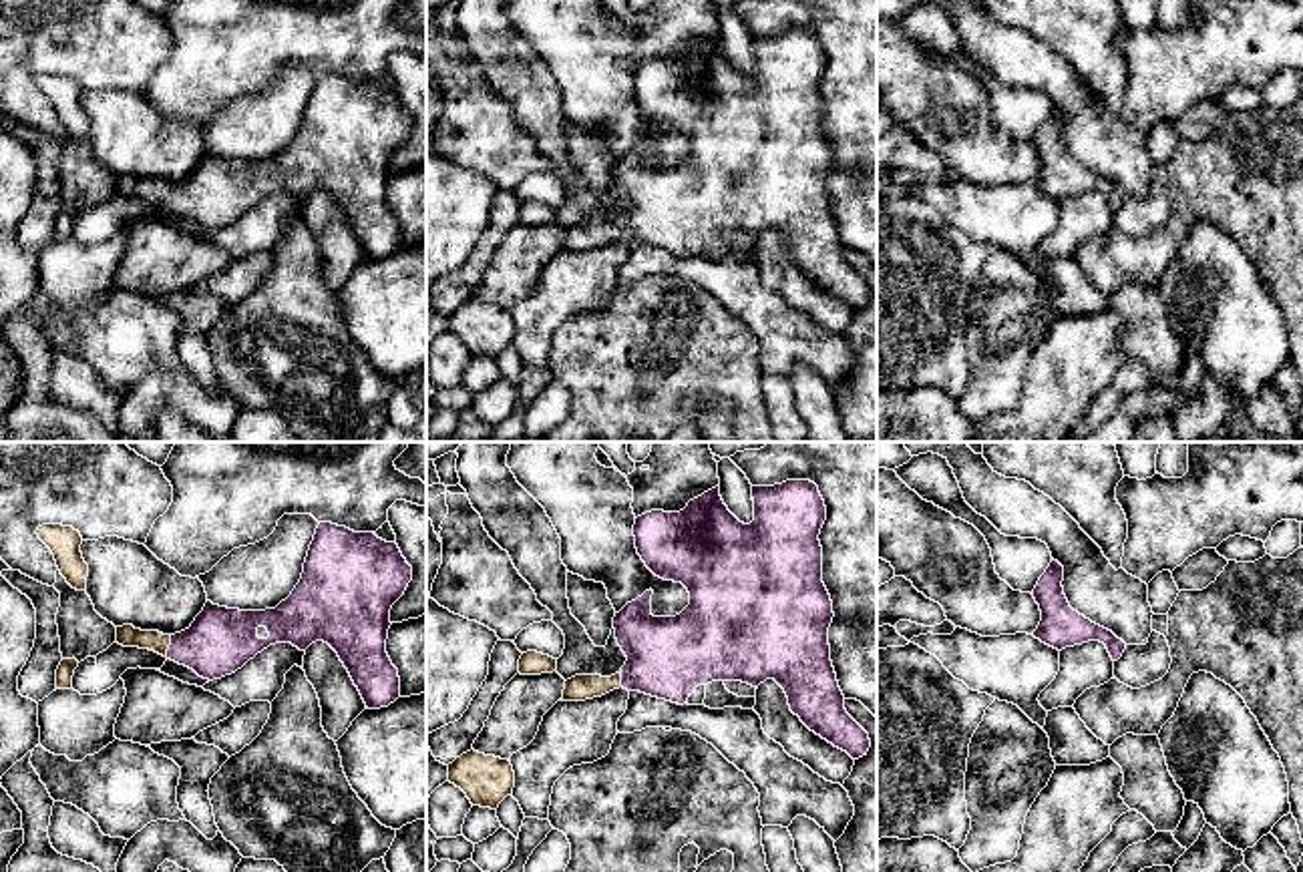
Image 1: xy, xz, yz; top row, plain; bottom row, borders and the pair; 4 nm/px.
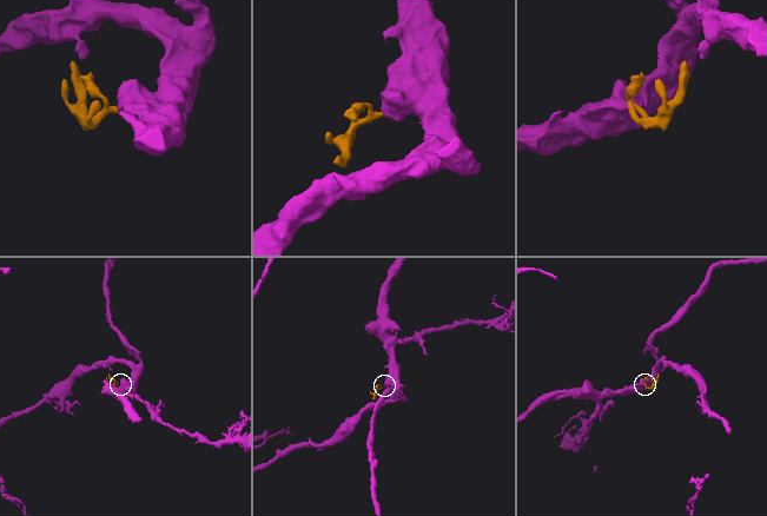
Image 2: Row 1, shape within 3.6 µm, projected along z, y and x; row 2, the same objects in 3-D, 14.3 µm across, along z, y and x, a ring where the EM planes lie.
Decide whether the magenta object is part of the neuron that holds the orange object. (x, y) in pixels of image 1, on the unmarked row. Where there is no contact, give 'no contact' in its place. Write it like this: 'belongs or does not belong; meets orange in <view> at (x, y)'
belongs; meets orange in xy at (169, 193)

